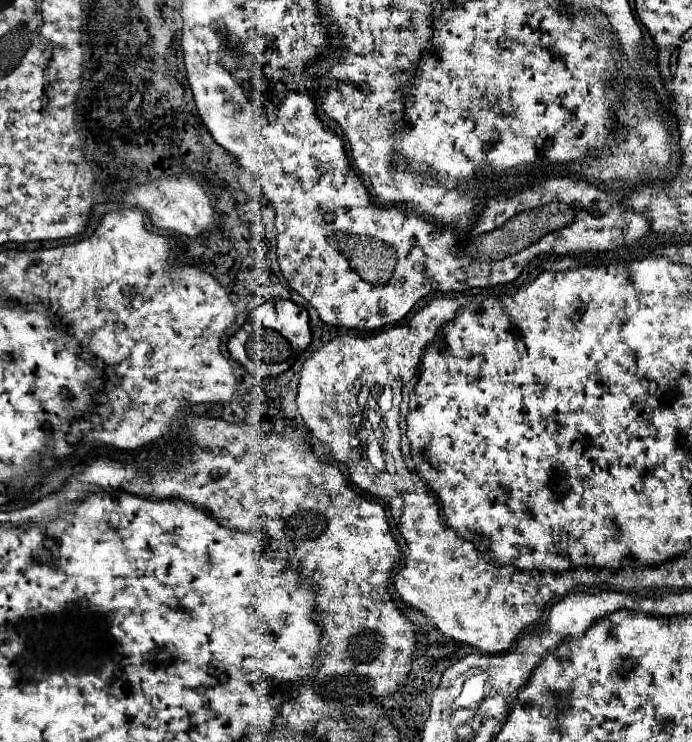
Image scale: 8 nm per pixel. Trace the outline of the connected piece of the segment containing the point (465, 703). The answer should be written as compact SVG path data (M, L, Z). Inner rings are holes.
M471 673L471 681L467 681L467 685L463 685L463 693L459 693L459 701L455 701L455 709L471 709L471 713L475 713L475 709L479 709L479 701L481 697L487 697L487 677L483 677L483 685L477 683L475 673Z

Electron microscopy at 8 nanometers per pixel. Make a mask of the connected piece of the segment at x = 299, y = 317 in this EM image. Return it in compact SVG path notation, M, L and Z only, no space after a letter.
M285 299L265 301L253 315L249 323L261 323L267 329L281 333L291 349L293 357L299 357L311 345L311 327L309 315L303 307Z

